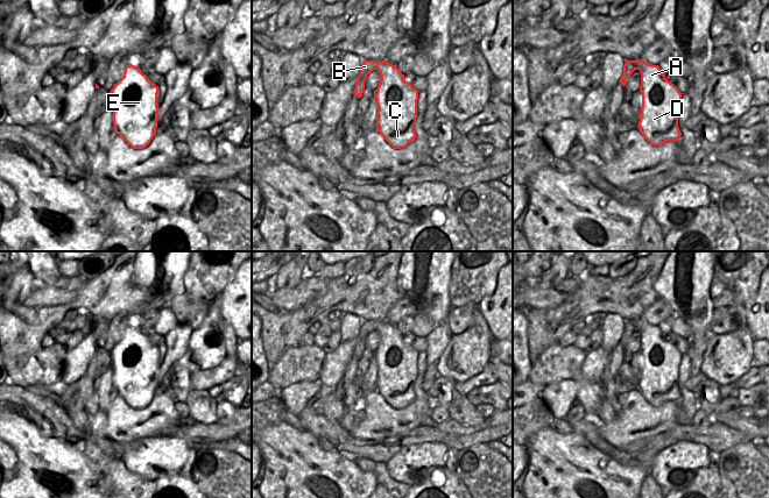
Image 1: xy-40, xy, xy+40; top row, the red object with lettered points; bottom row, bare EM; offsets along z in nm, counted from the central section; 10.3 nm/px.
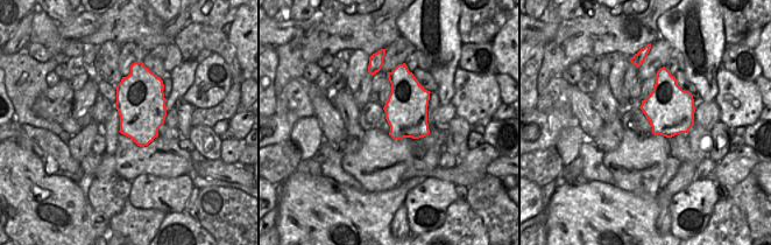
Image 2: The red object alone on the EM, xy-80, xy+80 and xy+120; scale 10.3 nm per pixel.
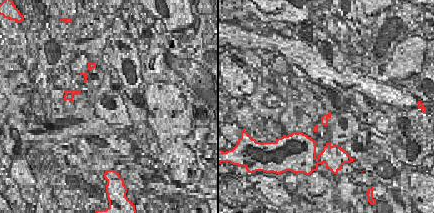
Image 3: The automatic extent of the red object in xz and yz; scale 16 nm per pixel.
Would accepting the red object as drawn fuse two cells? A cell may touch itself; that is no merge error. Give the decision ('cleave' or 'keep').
cleave

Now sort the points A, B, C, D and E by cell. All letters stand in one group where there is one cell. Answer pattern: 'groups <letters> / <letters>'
groups A C D E / B

